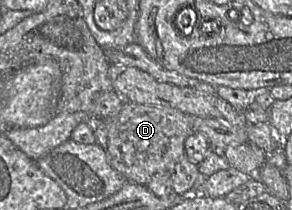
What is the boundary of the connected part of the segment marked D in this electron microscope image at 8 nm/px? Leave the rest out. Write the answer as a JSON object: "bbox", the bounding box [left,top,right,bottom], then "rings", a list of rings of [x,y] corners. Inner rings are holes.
{"bbox":[103,101,197,186],"rings":[[[123,101],[123,106],[120,112],[113,118],[109,118],[106,120],[103,120],[104,124],[107,127],[108,132],[108,146],[106,148],[107,156],[108,156],[108,162],[110,165],[119,172],[127,181],[146,186],[150,179],[157,173],[166,171],[171,172],[173,167],[184,157],[185,155],[185,149],[184,149],[184,142],[185,139],[194,133],[193,131],[193,119],[197,116],[191,116],[189,114],[183,113],[179,110],[172,109],[172,108],[164,108],[164,107],[156,107],[156,106],[147,106],[147,105],[141,105],[141,104],[135,104],[128,101]]]}

